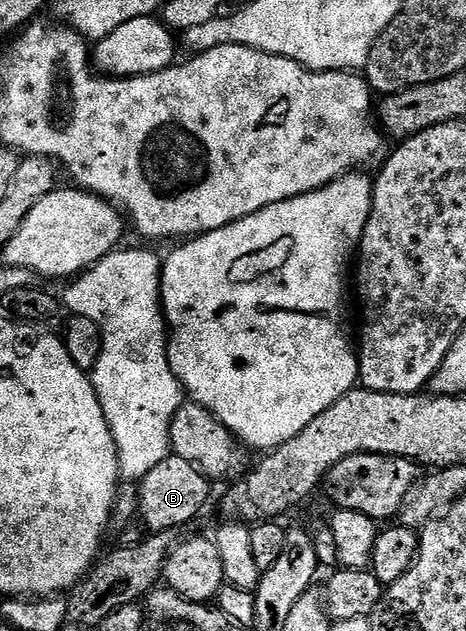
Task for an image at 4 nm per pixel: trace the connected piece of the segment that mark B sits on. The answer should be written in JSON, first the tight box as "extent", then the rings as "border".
{"extent":[138,454,208,533],"border":[[[169,454],[159,465],[154,465],[150,473],[138,487],[138,515],[152,533],[161,531],[175,532],[176,527],[184,527],[208,503],[208,476],[202,474],[190,461],[182,461],[182,457]]]}

